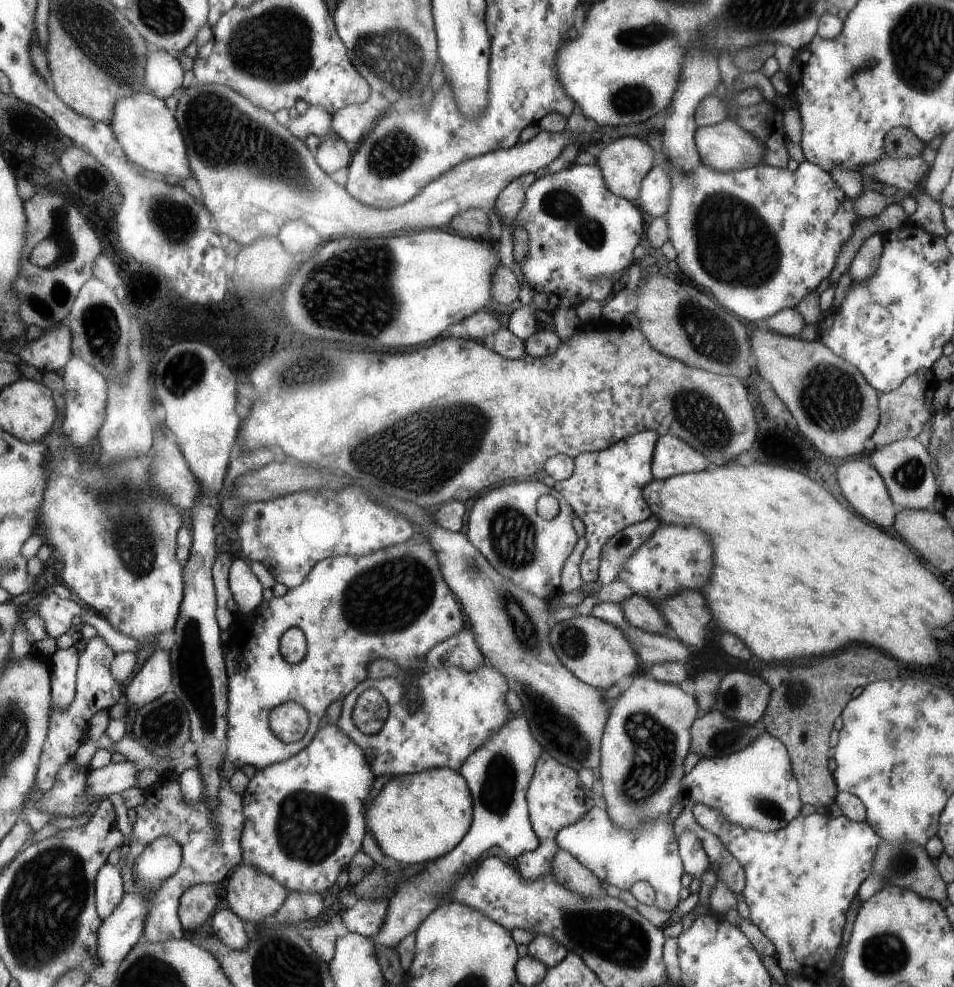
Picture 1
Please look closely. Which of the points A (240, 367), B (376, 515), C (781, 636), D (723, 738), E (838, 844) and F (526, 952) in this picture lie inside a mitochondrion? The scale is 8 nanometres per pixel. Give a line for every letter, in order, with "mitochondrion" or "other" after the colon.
A: other
B: other
C: other
D: mitochondrion
E: other
F: other

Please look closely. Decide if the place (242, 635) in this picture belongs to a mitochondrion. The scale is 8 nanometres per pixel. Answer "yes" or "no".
no

